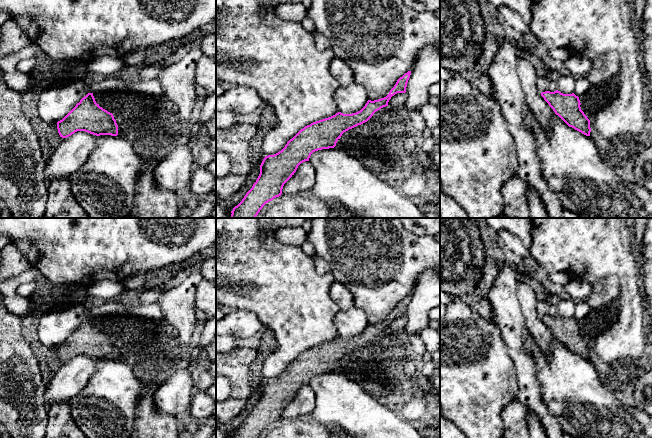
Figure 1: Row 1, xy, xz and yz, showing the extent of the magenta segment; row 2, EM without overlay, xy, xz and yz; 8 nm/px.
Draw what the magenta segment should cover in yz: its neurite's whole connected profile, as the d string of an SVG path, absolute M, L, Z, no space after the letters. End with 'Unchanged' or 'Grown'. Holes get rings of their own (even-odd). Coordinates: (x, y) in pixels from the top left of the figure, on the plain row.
M556 314L554 316L545 315L541 320L569 351L590 360L590 344L581 334L579 321L574 317L563 318Z. Unchanged

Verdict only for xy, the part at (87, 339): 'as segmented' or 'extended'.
as segmented

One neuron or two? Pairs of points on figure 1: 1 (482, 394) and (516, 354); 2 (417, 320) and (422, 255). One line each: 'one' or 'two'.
1: two
2: two

